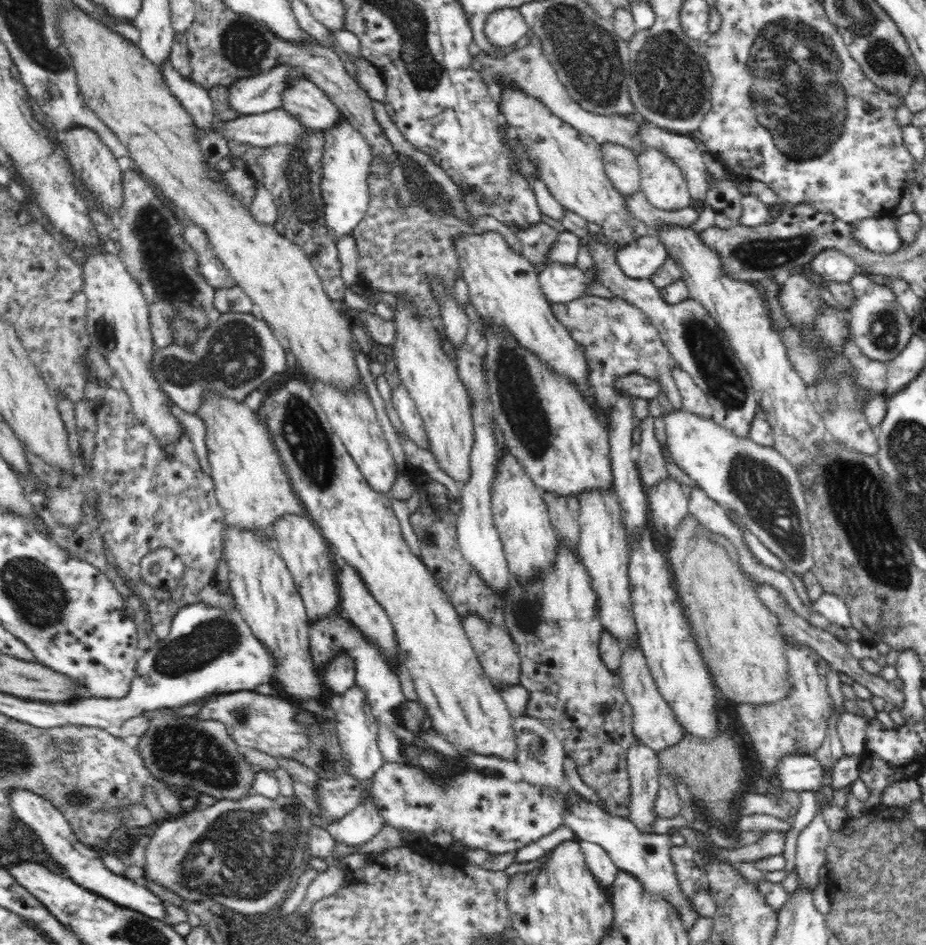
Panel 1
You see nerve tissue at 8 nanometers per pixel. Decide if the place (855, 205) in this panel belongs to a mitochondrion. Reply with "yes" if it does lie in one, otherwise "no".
no

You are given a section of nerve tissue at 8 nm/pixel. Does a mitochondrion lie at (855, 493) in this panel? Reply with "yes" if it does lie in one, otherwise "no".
yes

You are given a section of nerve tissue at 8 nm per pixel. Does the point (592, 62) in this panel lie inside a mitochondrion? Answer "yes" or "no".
yes

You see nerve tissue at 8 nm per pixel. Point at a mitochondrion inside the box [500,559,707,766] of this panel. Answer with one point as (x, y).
(526, 612)

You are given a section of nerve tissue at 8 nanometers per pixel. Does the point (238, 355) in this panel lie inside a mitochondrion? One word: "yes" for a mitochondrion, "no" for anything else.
yes

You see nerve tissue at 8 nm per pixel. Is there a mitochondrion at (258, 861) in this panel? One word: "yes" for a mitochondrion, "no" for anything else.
yes

